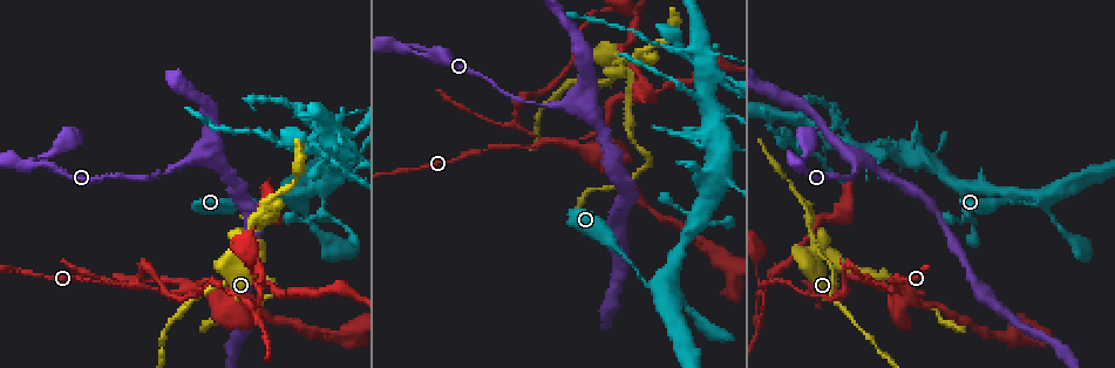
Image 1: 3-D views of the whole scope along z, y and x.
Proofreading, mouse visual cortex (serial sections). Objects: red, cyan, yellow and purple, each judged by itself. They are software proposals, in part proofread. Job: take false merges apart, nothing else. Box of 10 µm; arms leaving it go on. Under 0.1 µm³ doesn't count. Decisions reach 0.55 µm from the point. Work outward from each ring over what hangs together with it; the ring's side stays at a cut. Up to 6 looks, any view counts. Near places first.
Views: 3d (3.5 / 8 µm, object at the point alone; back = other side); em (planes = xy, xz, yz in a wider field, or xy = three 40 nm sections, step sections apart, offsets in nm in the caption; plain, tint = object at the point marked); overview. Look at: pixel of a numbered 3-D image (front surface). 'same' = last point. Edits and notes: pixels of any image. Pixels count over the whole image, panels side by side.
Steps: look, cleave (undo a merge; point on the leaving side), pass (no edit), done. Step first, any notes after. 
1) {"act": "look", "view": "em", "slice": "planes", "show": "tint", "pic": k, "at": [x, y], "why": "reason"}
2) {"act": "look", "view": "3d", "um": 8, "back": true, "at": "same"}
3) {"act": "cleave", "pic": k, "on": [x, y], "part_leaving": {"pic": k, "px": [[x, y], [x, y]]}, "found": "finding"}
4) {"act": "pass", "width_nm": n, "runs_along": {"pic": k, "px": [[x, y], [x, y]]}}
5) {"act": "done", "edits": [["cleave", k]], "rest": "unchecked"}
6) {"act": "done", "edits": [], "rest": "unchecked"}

{"act": "look", "view": "3d", "um": 3.5, "pic": 1, "at": [658, 285]}

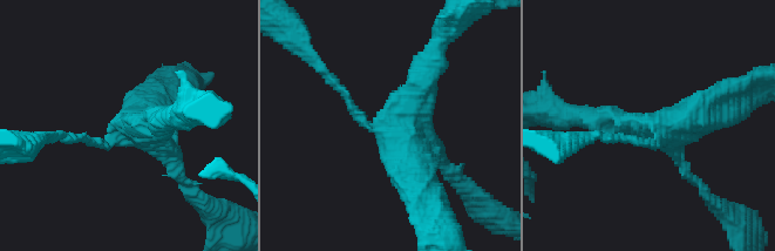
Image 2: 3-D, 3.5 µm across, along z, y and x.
{"act": "look", "view": "em", "slice": "xy", "step": 5, "show": "tint", "pic": 2, "at": [395, 131], "why": "need the tissue"}

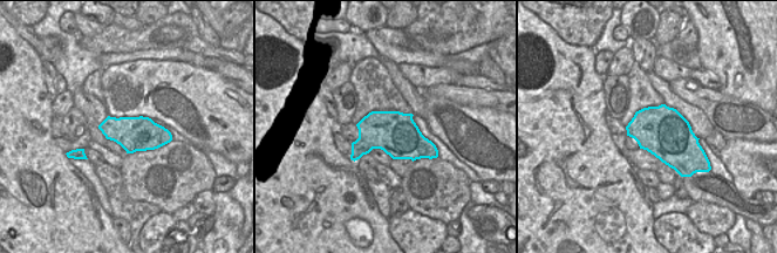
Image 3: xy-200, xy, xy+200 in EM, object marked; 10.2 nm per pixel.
{"act": "pass", "arm_widths_nm": [100, 200, 300, 500], "runs_along": {"pic": 2, "px": [[340, 92], [369, 128], [395, 130], [427, 68]]}, "found": "all the same cell"}

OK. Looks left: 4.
{"act": "look", "view": "3d", "um": 3.5, "pic": 1, "at": [709, 82], "why": "thin neck"}

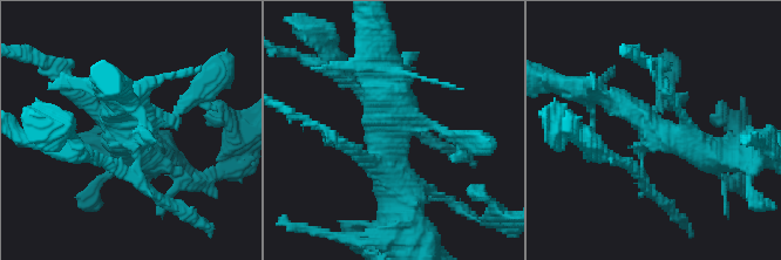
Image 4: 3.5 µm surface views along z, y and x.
{"act": "look", "view": "em", "slice": "xy", "step": 3, "show": "tint", "pic": 4, "at": [653, 133]}

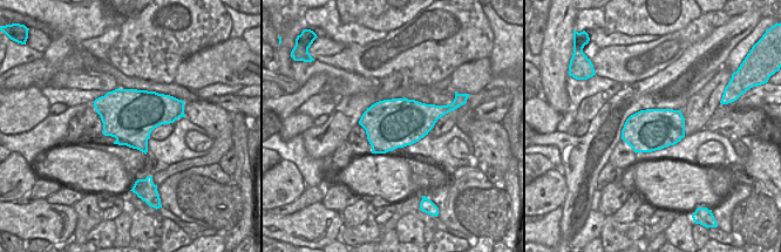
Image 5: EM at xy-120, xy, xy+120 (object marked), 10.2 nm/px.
{"act": "pass", "runs_along": {"pic": 4, "px": [[719, 155], [590, 94]]}, "found": "one cell here"}

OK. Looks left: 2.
{"act": "look", "view": "em", "slice": "planes", "show": "tint", "pic": 1, "at": [819, 245], "why": "small branch off a trunk"}

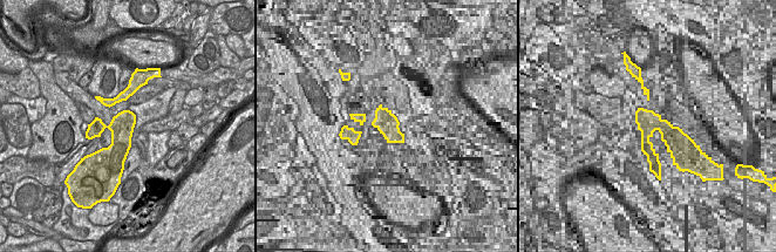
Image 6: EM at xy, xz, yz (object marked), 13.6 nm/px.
{"act": "look", "view": "3d", "um": 3.5, "at": "same", "why": "wider look"}

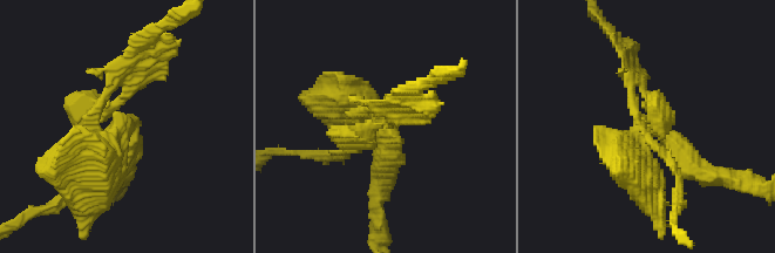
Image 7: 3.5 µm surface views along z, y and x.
{"act": "cleave", "pic": 7, "on": [666, 111], "part_leaving": {"pic": 7, "px": [[646, 130], [617, 40]]}, "found": "a second cell is stuck on"}

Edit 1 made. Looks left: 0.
{"act": "done", "edits": [["cleave", 7]], "rest": "unchecked"}

